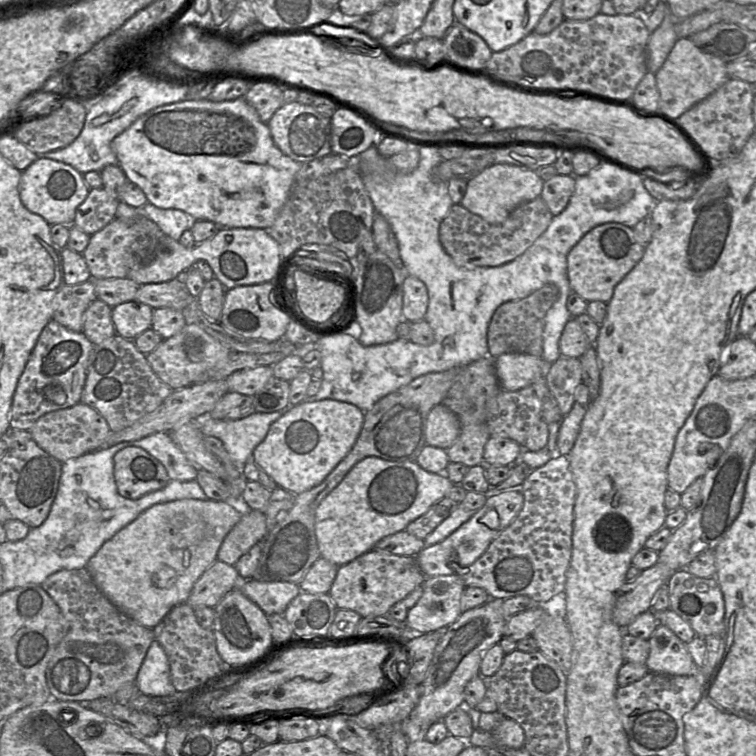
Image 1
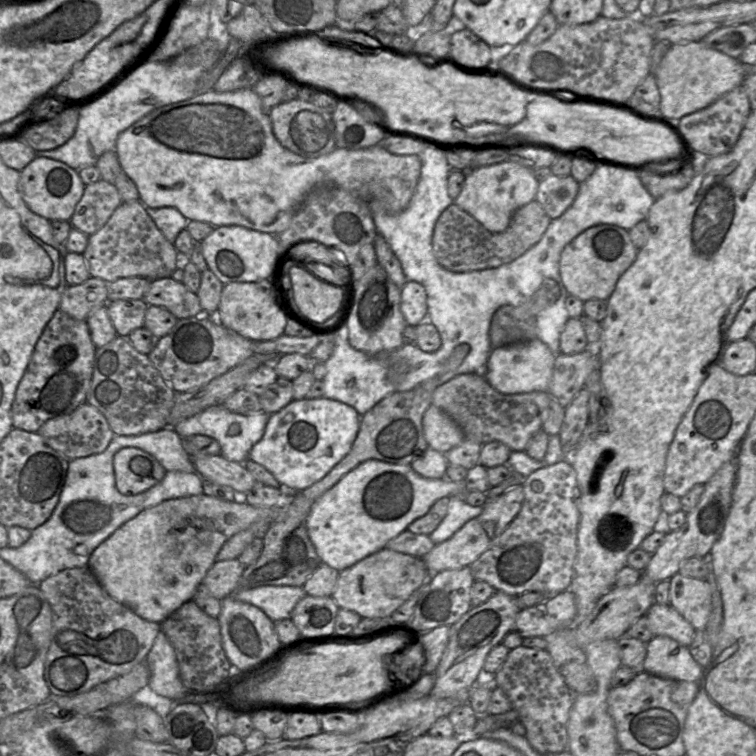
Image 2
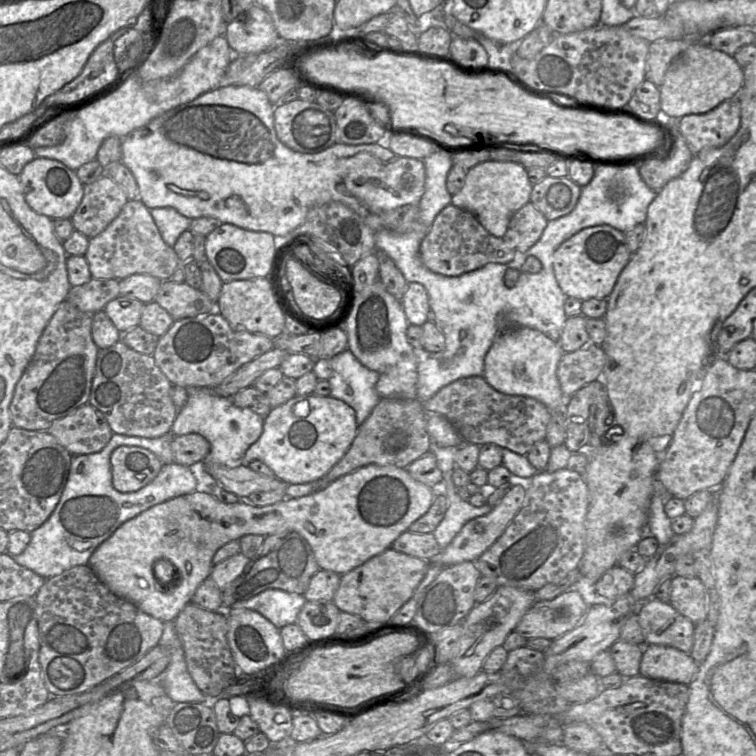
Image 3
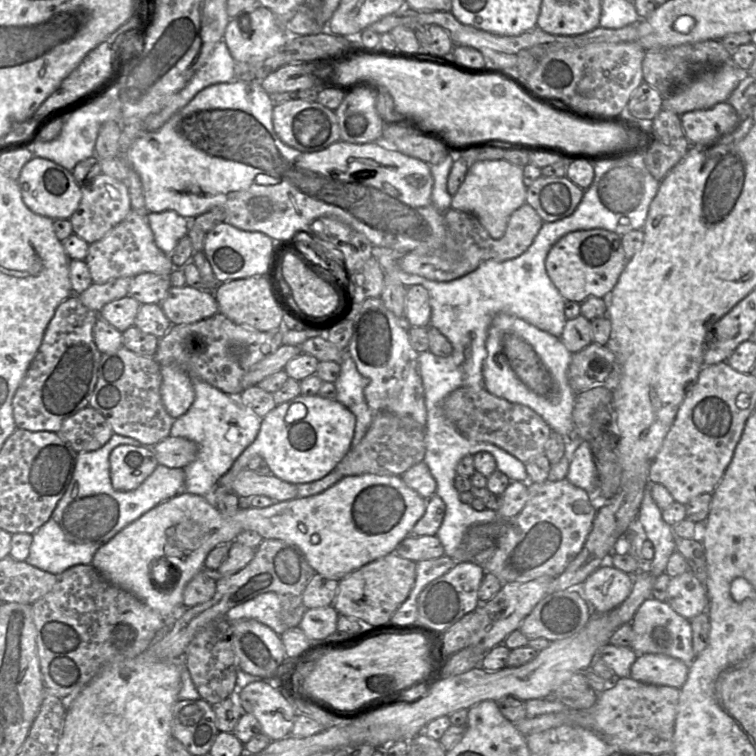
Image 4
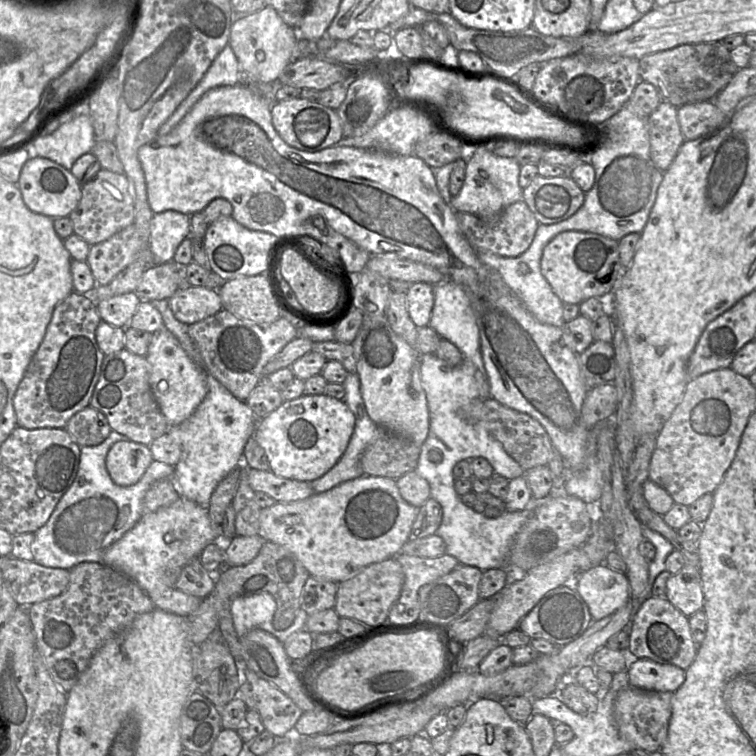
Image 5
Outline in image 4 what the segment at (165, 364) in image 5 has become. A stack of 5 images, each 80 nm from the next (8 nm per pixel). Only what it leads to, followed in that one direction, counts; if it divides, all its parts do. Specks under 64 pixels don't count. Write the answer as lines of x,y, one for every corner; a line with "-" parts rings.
163,365
160,396
167,413
177,419
192,405
195,392
191,377
176,365

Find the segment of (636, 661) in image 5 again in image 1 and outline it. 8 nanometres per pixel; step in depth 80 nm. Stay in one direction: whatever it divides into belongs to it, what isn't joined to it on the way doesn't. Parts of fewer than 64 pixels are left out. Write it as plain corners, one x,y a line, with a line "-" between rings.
659,624
648,640
650,652
645,663
650,672
674,676
697,676
700,673
687,645
667,626

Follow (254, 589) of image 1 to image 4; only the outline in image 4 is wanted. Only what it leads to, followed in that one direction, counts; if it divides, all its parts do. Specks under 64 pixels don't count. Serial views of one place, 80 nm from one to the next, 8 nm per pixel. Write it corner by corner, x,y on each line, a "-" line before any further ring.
268,592
261,594
245,603
231,608
226,613
226,619
232,624
240,620
253,619
281,636
287,629
299,627
305,611
303,605
296,608
290,618
281,621
281,601
277,594

